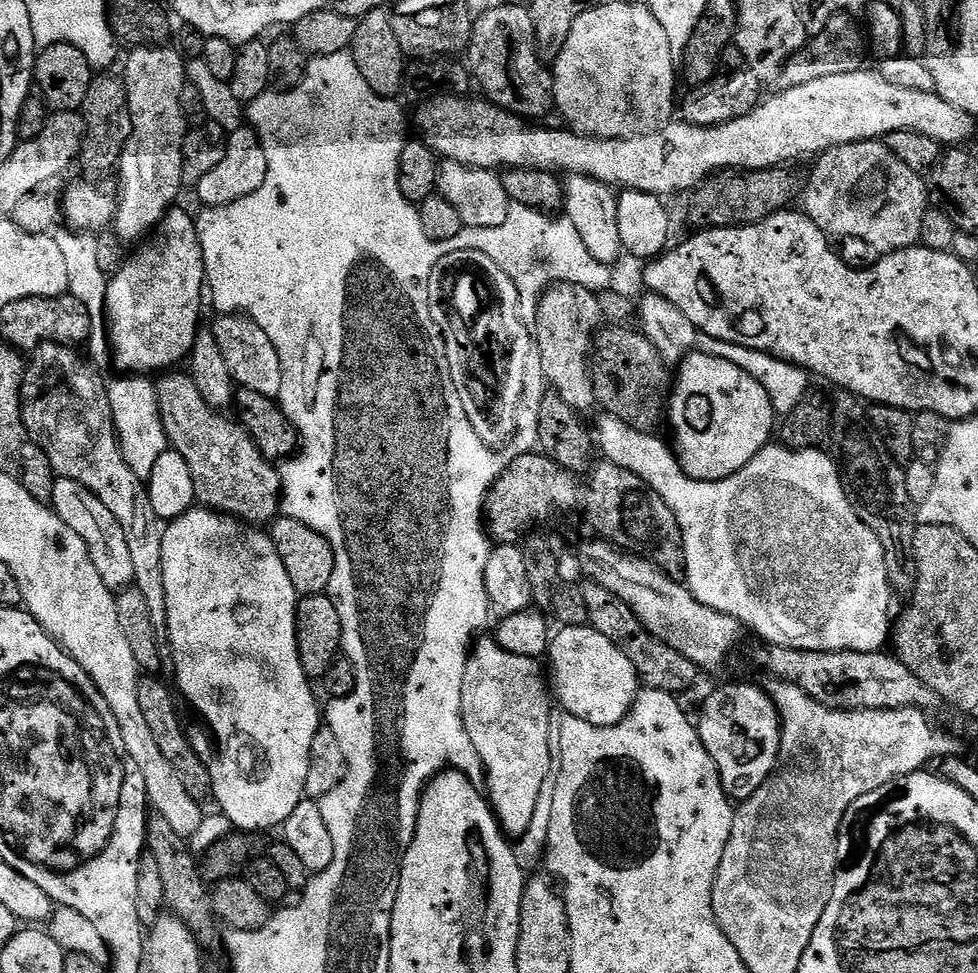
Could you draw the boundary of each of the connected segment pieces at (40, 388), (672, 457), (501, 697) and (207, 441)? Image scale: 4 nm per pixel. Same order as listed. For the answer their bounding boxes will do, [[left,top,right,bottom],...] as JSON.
[[22,342,167,626],[594,415,894,652],[462,638,554,838],[156,370,282,526]]

